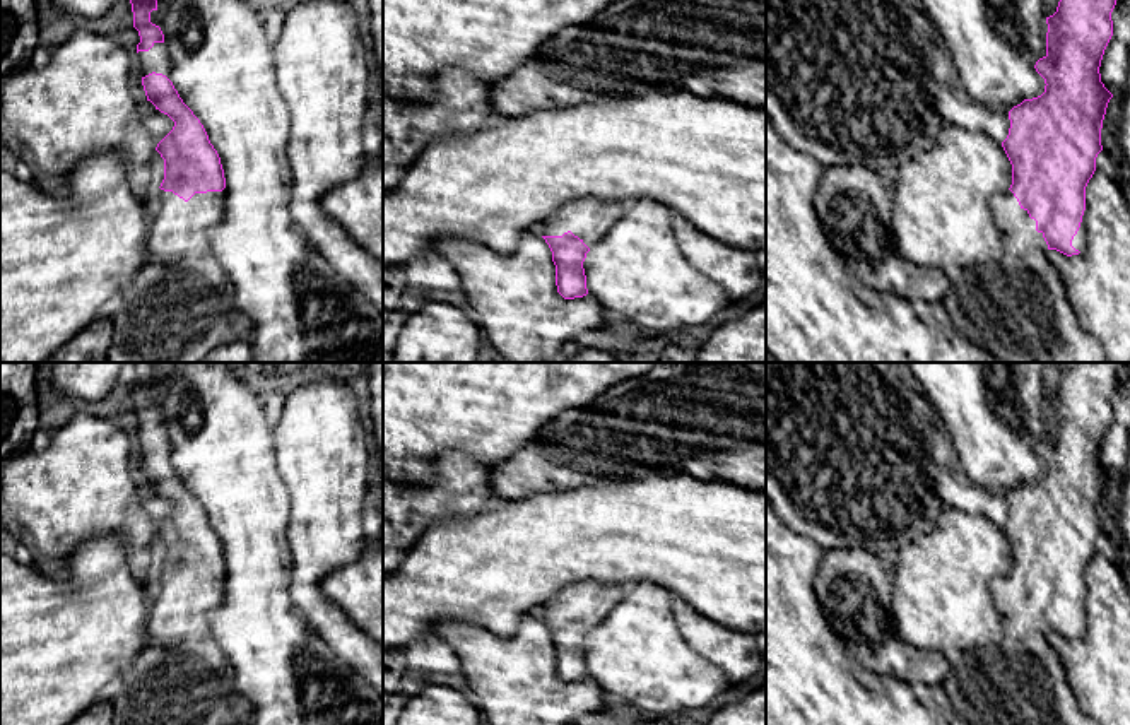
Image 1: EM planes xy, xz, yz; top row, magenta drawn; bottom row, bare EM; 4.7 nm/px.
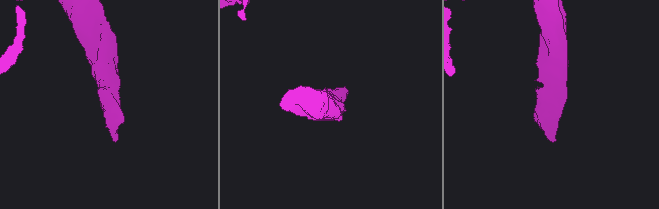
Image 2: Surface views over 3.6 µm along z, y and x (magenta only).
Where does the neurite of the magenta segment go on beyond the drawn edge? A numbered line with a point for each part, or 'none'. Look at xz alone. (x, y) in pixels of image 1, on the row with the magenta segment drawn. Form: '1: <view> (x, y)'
1: xz (590, 219)

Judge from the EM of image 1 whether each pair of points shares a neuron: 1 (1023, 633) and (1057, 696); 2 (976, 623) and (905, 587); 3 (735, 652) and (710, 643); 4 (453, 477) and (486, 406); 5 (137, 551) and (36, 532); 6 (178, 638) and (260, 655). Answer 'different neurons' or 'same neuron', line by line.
1: same neuron
2: same neuron
3: same neuron
4: different neurons
5: same neuron
6: different neurons

